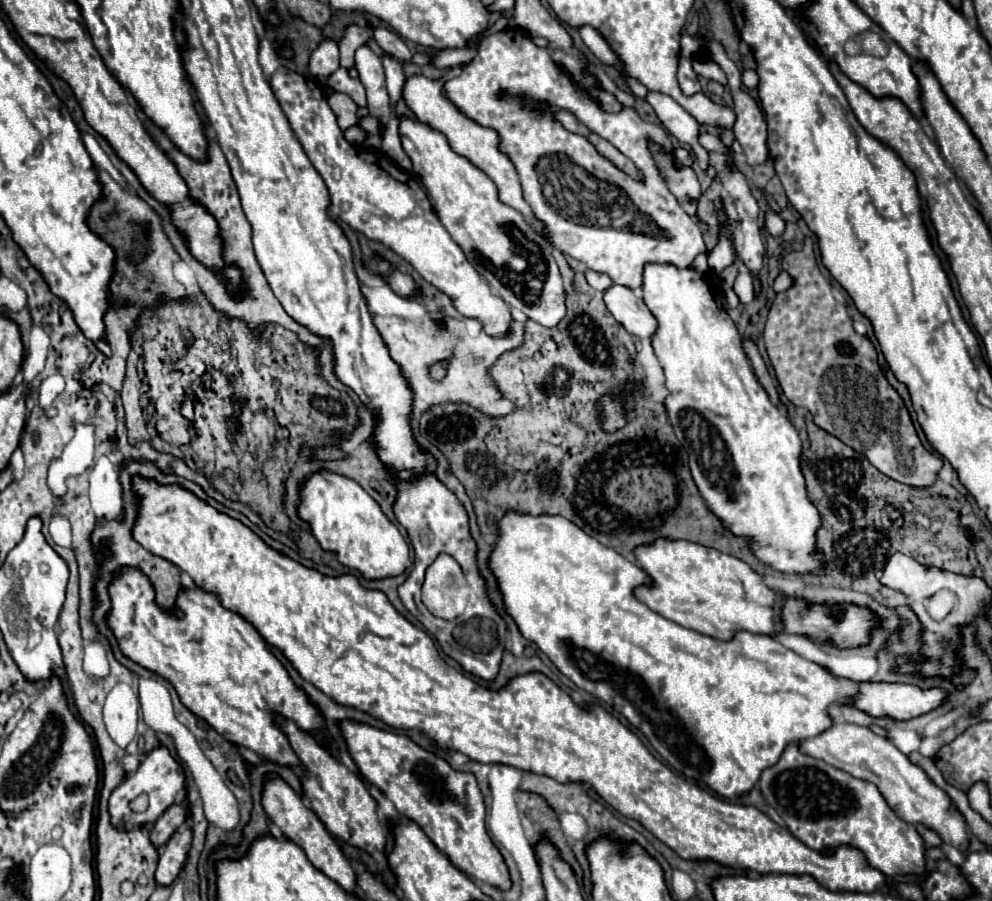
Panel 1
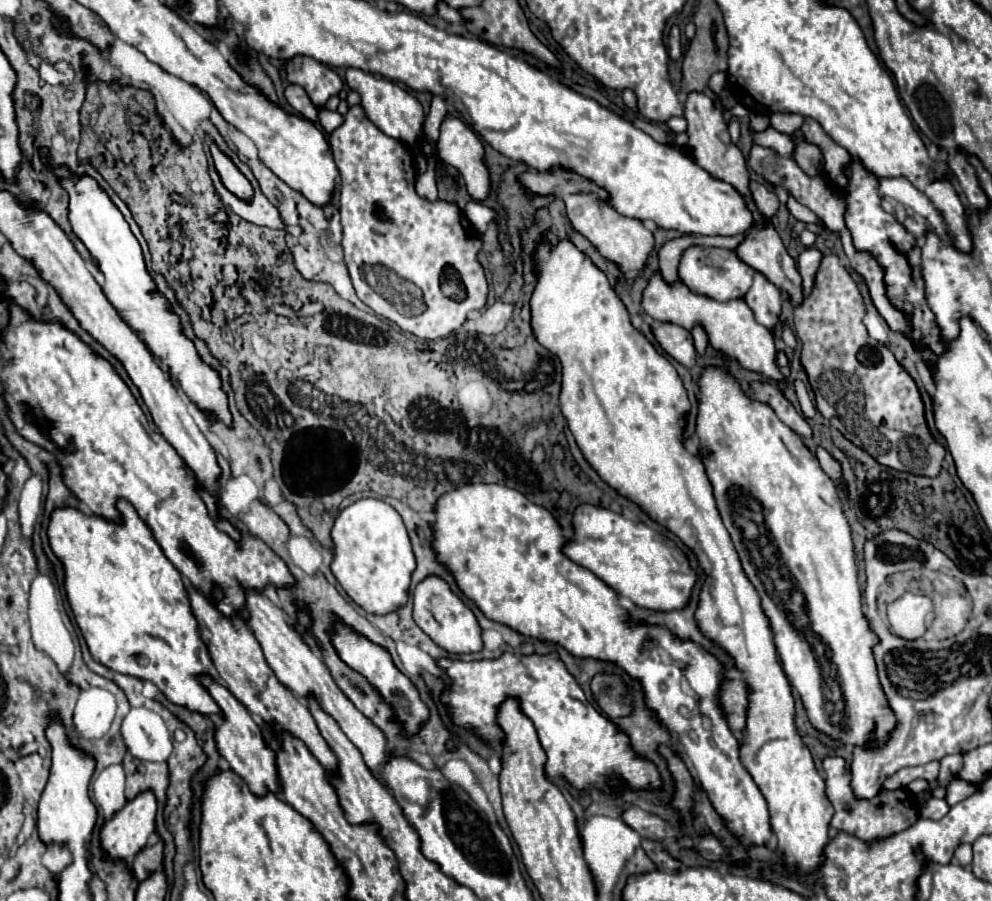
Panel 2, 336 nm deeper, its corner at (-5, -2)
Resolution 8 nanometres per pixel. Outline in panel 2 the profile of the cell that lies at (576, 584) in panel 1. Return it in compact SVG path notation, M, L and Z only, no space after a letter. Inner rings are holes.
M468 484L460 490L452 490L452 494L444 494L444 498L440 498L432 530L438 560L450 568L458 588L476 602L486 618L506 624L524 636L554 642L576 658L612 662L632 680L638 680L644 690L646 706L654 712L656 722L666 732L678 734L692 772L700 780L718 814L724 818L726 826L744 846L768 842L772 830L766 798L740 762L740 742L734 738L720 704L724 664L714 654L694 640L684 640L672 634L666 626L632 620L628 610L620 604L616 590L562 552L566 538L562 536L558 520L544 506L532 504L518 490L496 484Z

